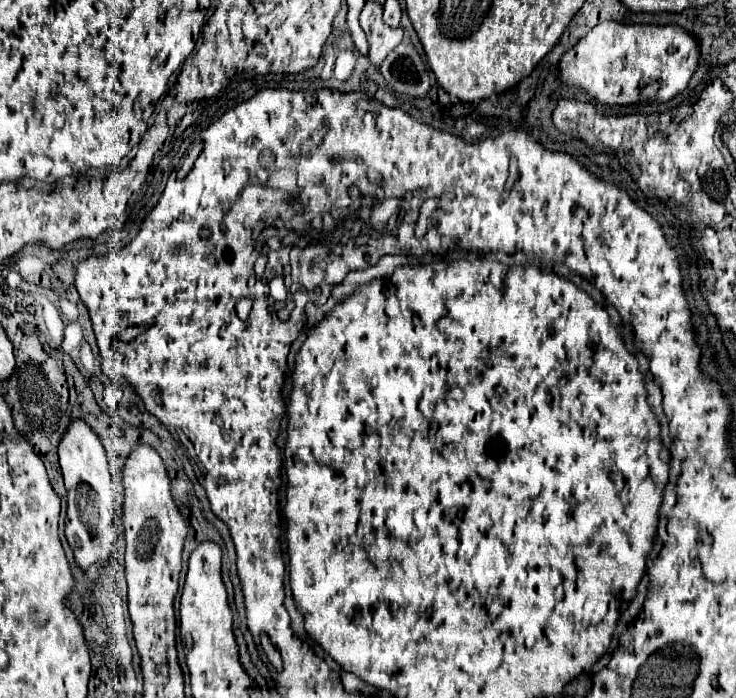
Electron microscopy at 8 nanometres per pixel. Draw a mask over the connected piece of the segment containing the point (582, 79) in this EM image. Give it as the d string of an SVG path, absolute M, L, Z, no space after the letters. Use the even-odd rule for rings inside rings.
M601 22L561 58L559 72L565 84L577 86L585 90L589 100L605 102L609 106L637 104L639 100L667 102L689 86L689 80L699 66L699 58L699 42L681 26ZM655 86L657 94L647 96L645 90Z

